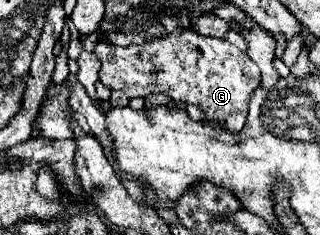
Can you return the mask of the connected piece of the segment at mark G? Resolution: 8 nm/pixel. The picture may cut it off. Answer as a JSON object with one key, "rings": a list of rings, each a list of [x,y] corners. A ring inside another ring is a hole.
{"rings":[[[194,28],[174,30],[144,44],[124,48],[110,44],[110,40],[102,36],[102,40],[94,44],[94,54],[102,62],[100,82],[108,90],[120,90],[128,98],[146,98],[150,92],[166,92],[172,100],[196,104],[208,120],[226,124],[230,132],[244,128],[250,94],[260,86],[258,66],[244,52],[222,38],[202,36]]]}

